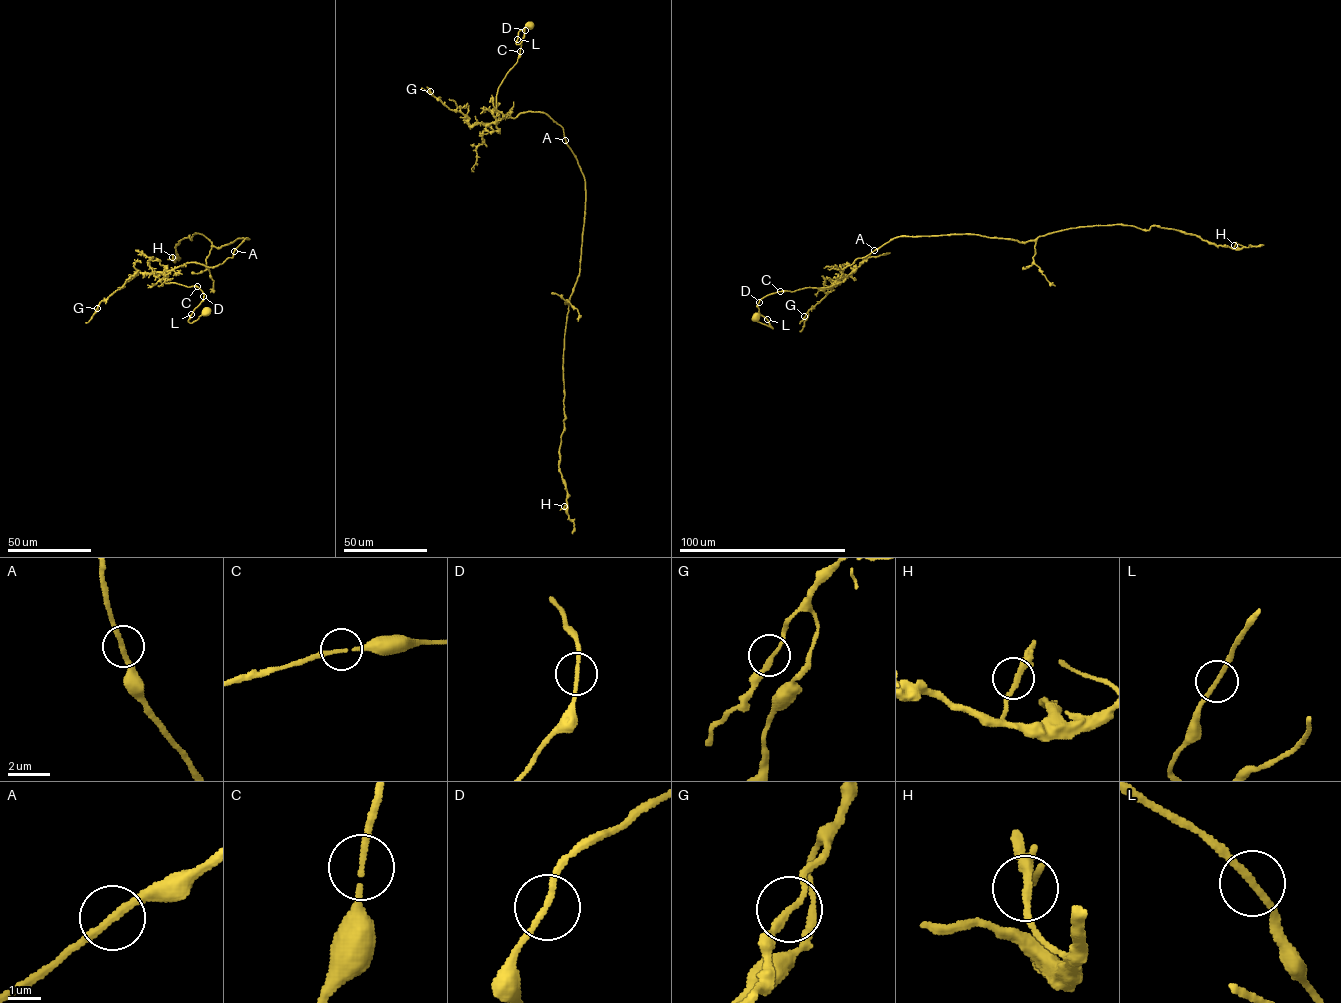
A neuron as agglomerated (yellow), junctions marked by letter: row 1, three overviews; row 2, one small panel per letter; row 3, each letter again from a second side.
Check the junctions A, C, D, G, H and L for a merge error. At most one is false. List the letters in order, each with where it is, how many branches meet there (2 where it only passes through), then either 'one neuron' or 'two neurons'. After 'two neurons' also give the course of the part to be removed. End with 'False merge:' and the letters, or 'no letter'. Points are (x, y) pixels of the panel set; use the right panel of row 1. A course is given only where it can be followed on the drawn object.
A: (874, 250) | 2 | one neuron
C: (780, 291) | 2 | one neuron
D: (759, 302) | 2 | one neuron
G: (804, 316) | 2 | one neuron
H: (1234, 245) | 2 | one neuron
L: (767, 319) | 2 | one neuron
False merge: no letter

